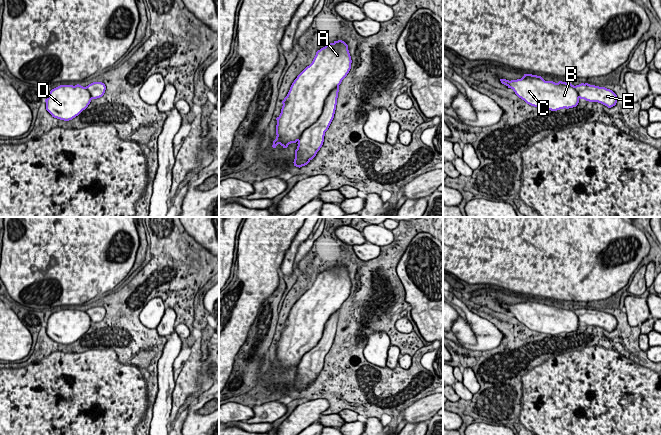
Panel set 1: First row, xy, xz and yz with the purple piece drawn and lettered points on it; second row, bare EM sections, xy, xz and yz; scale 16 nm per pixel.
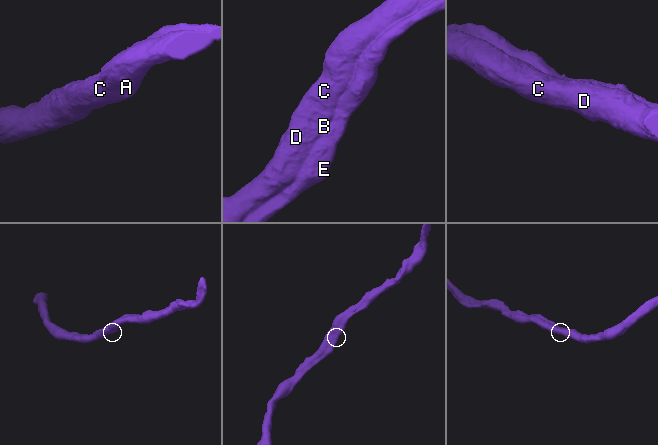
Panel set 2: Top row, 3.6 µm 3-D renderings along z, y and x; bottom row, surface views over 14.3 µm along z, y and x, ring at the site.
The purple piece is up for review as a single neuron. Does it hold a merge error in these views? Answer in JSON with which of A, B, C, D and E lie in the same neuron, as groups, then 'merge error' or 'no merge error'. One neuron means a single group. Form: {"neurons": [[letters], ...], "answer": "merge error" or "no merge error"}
{"neurons": [["A", "B", "C", "D", "E"]], "answer": "no merge error"}

